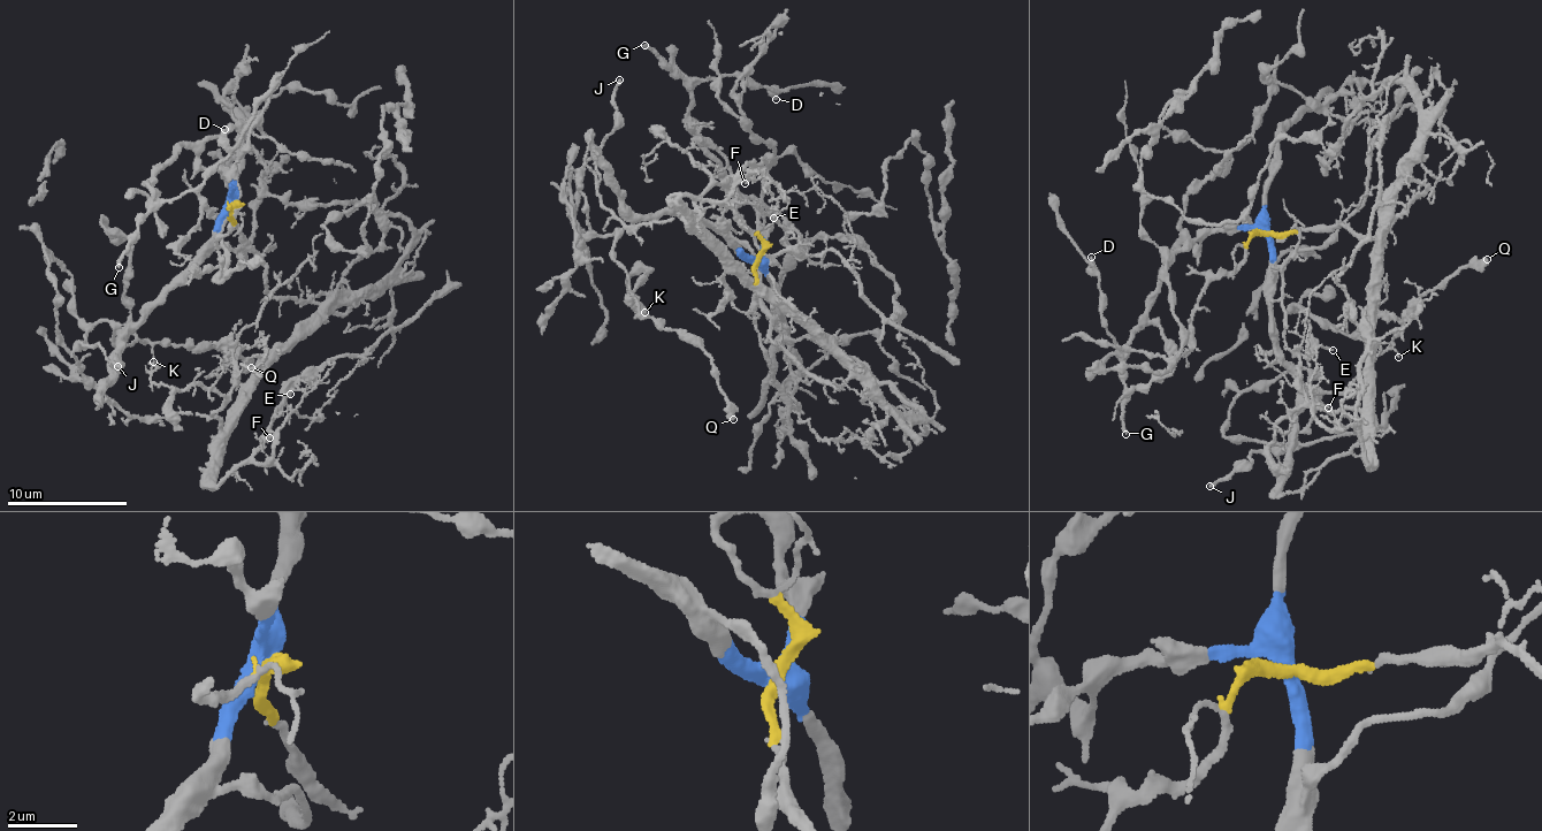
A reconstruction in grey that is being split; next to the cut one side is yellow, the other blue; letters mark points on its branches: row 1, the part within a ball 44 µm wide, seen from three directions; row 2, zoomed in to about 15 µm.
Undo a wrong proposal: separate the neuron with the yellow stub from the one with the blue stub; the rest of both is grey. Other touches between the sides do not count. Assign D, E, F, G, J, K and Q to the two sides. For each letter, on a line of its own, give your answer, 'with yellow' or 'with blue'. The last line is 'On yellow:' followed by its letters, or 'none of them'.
D: with blue
E: with yellow
F: with yellow
G: with blue
J: with blue
K: with blue
Q: with blue
On yellow: E, F

